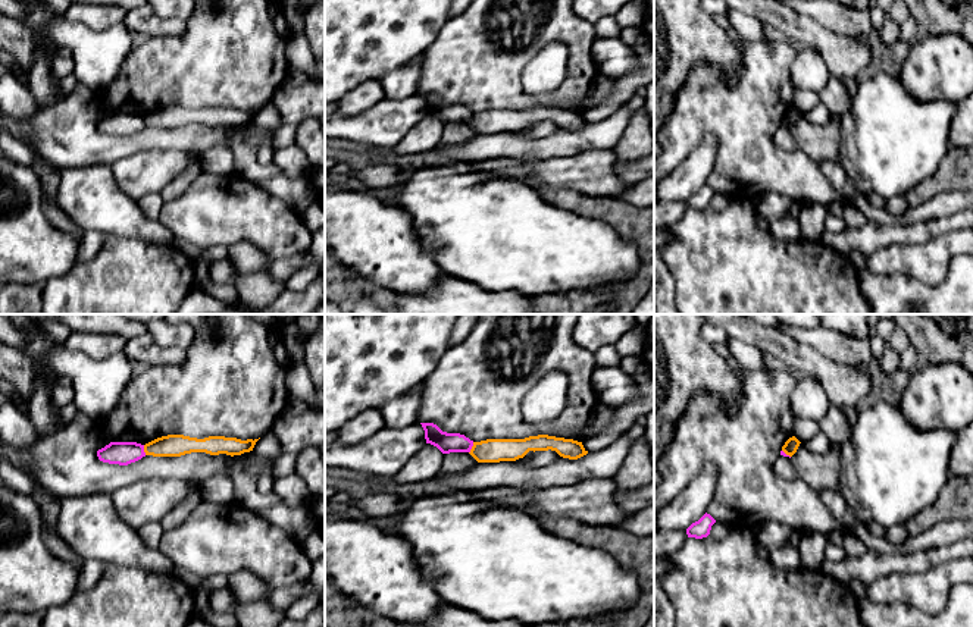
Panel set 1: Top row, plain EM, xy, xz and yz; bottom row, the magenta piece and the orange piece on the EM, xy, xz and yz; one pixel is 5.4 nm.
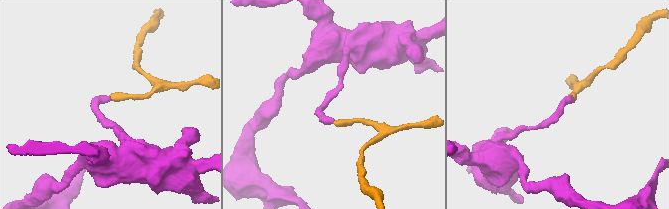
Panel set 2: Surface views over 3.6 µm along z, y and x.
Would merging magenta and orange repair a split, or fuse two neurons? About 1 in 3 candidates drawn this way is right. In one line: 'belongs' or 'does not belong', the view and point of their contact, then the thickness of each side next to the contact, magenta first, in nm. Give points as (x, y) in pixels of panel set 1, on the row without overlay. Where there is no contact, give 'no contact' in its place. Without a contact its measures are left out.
does not belong; contact xz (471, 119); calibres 110 and 130 nm

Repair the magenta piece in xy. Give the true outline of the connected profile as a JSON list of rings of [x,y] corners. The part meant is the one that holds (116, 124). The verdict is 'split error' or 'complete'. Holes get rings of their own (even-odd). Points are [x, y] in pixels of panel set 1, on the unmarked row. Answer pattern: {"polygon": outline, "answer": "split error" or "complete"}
{"polygon": [[[110,113],[97,122],[103,134],[128,137],[146,128],[144,116],[137,113]]], "answer": "complete"}

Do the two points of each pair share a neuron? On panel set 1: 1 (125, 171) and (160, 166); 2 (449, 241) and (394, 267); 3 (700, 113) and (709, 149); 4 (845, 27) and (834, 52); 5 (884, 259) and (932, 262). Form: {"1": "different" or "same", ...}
{"1": "same", "2": "different", "3": "different", "4": "different", "5": "same"}

